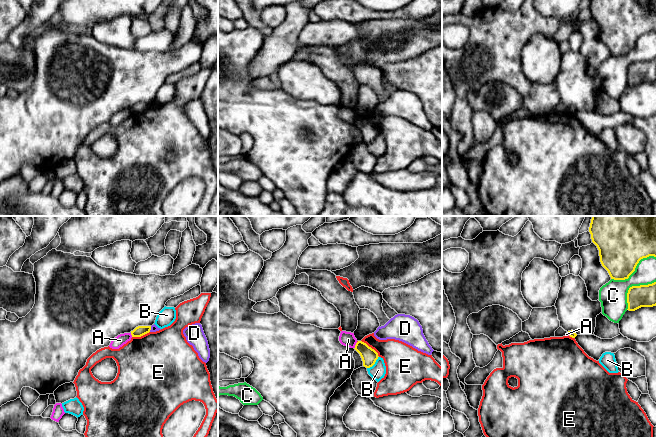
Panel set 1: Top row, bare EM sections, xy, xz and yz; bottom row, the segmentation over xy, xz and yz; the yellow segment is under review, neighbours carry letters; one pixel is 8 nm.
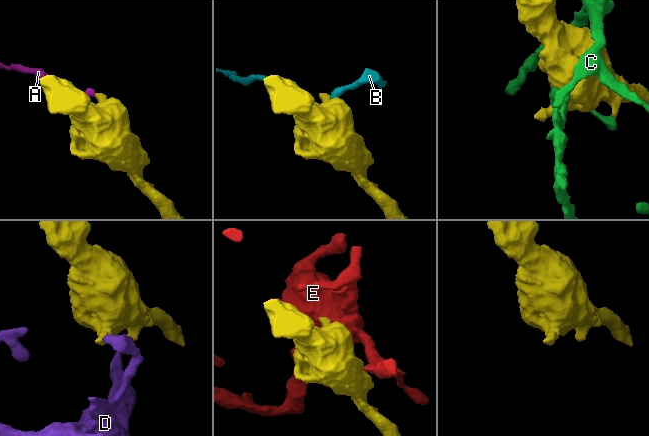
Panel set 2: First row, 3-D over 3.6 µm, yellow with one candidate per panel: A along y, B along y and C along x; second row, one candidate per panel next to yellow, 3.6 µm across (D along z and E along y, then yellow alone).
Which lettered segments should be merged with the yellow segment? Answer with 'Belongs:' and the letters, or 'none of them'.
Belongs: none of them

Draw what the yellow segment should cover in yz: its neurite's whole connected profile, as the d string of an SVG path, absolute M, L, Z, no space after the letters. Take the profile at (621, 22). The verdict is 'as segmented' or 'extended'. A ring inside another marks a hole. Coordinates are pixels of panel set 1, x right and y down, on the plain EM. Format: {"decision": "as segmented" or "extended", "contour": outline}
{"decision": "as segmented", "contour": "M590 0L589 8L611 55L628 55L641 35L656 33L656 0Z"}

